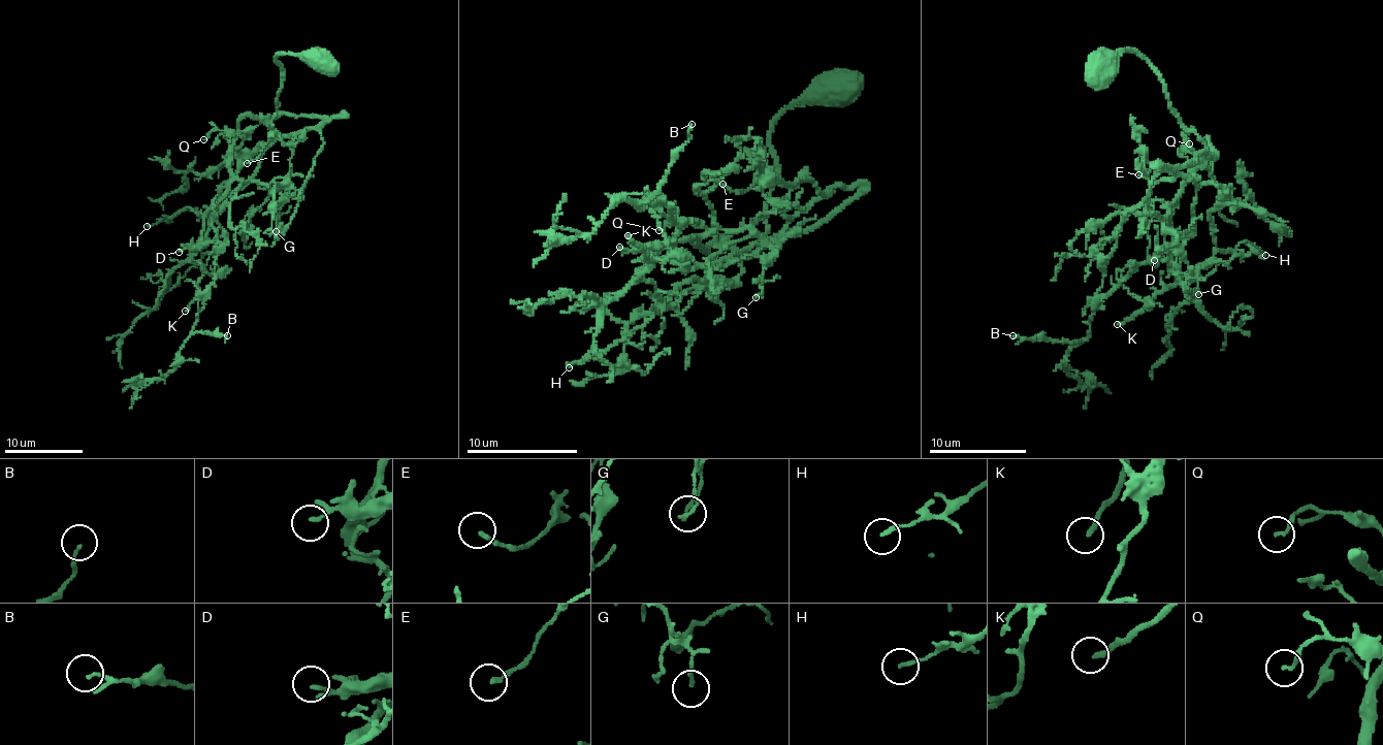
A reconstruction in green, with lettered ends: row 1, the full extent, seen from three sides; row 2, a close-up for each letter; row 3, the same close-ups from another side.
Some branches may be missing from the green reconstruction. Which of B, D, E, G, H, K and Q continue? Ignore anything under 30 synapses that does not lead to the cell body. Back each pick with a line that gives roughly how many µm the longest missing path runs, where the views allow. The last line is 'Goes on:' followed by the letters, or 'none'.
K: 25 µm
Goes on: K

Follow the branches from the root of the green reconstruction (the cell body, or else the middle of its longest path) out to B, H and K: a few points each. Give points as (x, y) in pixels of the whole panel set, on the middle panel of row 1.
B: (840, 89), (773, 125), (766, 240), (748, 255), (689, 239), (671, 259), (671, 209), (638, 206), (692, 124)
H: (840, 89), (773, 125), (766, 240), (748, 255), (663, 247), (644, 277), (662, 305), (569, 367)
K: (840, 89), (773, 125), (777, 174), (754, 252), (677, 240), (638, 278), (654, 261), (628, 235)

